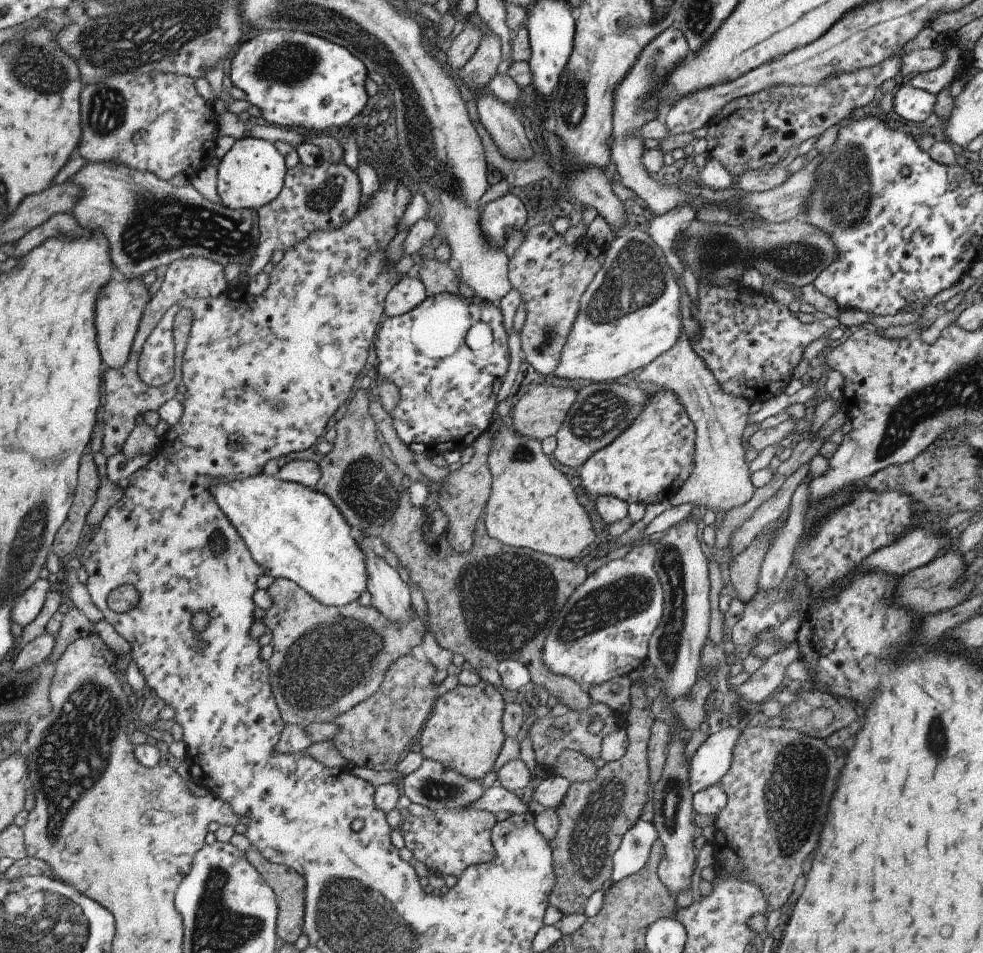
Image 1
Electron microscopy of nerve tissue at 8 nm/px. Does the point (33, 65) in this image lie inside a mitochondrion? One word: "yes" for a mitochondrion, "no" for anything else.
yes

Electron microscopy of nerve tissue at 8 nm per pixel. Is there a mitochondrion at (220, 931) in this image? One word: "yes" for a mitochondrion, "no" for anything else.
yes

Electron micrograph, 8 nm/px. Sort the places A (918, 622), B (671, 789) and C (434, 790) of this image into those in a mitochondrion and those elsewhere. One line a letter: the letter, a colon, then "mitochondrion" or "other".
A: other
B: mitochondrion
C: mitochondrion

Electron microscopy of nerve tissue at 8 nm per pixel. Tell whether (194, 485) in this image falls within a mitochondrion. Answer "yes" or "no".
no

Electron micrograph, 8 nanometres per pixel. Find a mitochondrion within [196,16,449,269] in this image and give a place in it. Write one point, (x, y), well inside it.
(290, 63)

